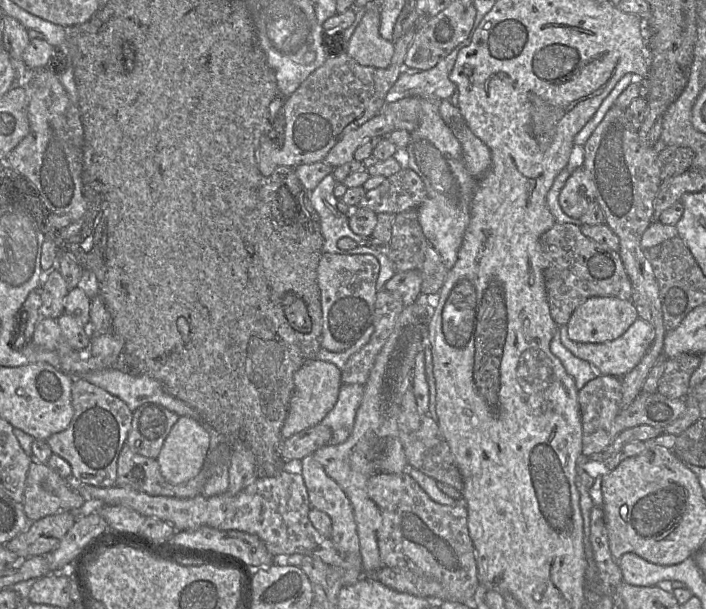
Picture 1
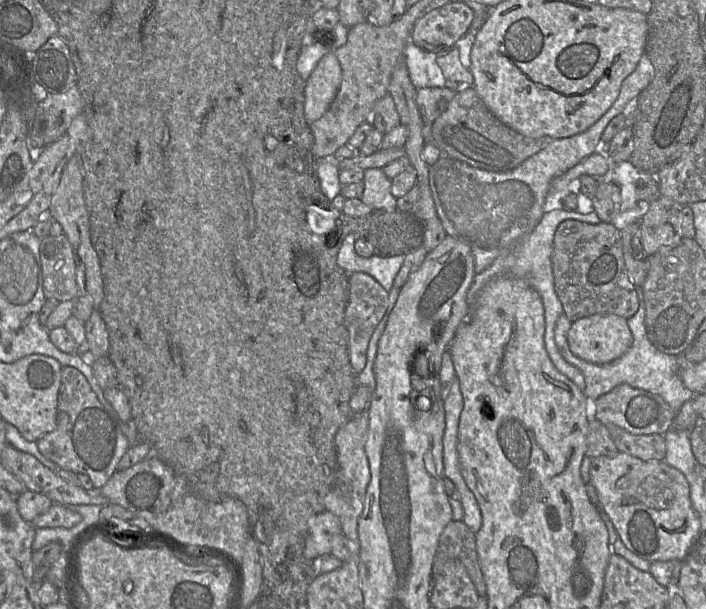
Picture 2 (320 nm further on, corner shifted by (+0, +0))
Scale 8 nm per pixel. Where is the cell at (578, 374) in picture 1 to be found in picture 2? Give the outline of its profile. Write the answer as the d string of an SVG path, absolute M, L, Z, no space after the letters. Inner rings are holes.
M558 209L544 212L540 222L535 229L525 238L516 243L509 251L497 258L487 269L474 276L472 284L467 293L467 303L472 309L476 306L476 302L482 288L492 279L500 275L512 275L514 277L526 280L540 295L543 303L545 333L544 343L546 351L553 362L556 369L576 384L583 392L585 389L584 376L575 366L569 364L560 354L555 343L555 325L557 319L563 312L562 303L556 293L553 268L552 253L553 242L557 227L565 220L577 220L590 224L598 224L601 222L595 211L589 214L581 214L577 211L568 211L566 209Z

